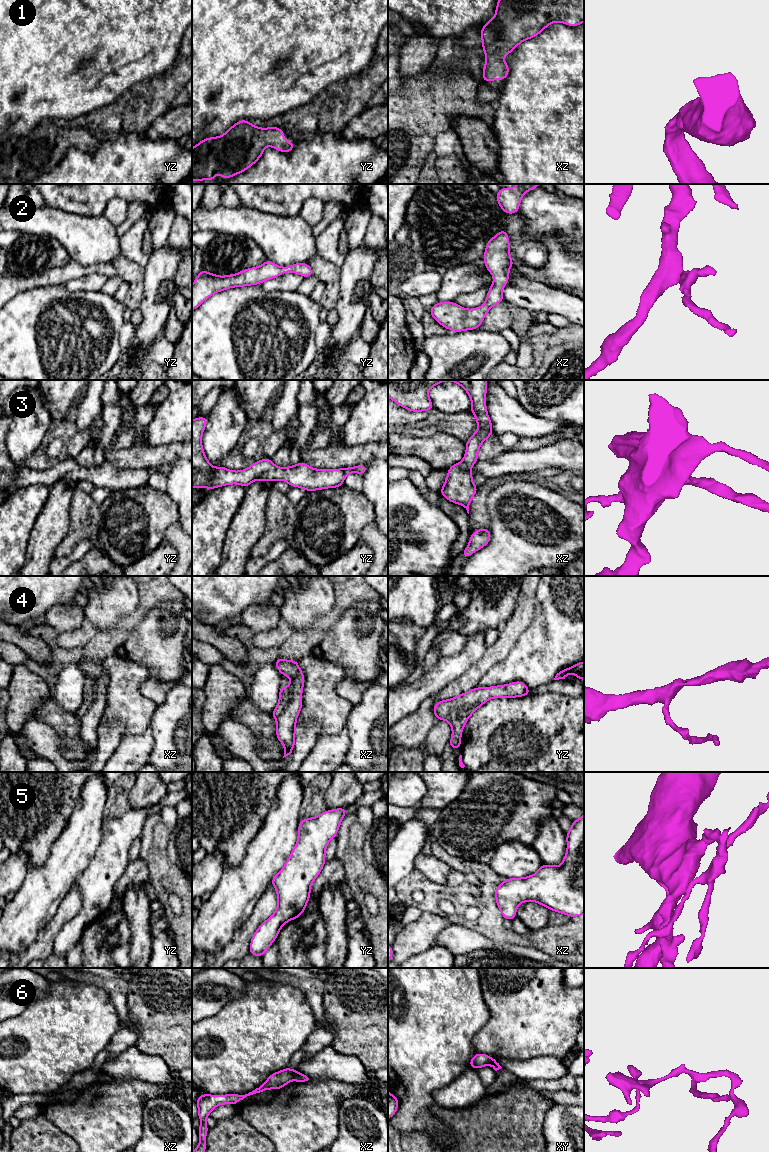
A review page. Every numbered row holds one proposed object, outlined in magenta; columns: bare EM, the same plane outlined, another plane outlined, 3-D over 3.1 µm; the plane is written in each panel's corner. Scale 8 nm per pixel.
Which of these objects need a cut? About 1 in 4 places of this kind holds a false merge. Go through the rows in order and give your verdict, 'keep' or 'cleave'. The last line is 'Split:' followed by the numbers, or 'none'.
1: keep
2: keep
3: keep
4: keep
5: keep
6: cleave
Split: 6

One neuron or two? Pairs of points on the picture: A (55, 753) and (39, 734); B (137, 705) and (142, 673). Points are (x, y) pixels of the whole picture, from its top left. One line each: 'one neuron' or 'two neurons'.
A: one neuron
B: one neuron

